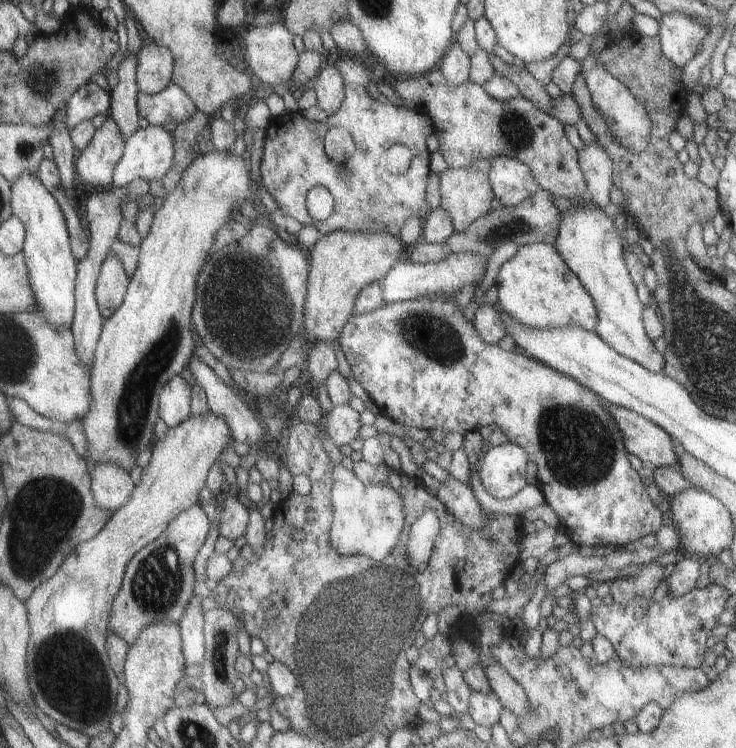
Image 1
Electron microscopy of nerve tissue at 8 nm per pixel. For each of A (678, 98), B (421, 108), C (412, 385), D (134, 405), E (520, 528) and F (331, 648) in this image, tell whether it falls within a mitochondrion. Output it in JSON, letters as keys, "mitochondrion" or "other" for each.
{"A":"other","B":"other","C":"other","D":"mitochondrion","E":"other","F":"mitochondrion"}

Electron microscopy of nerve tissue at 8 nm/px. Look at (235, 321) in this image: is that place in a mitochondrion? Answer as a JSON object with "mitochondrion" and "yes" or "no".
{"mitochondrion":"yes"}

